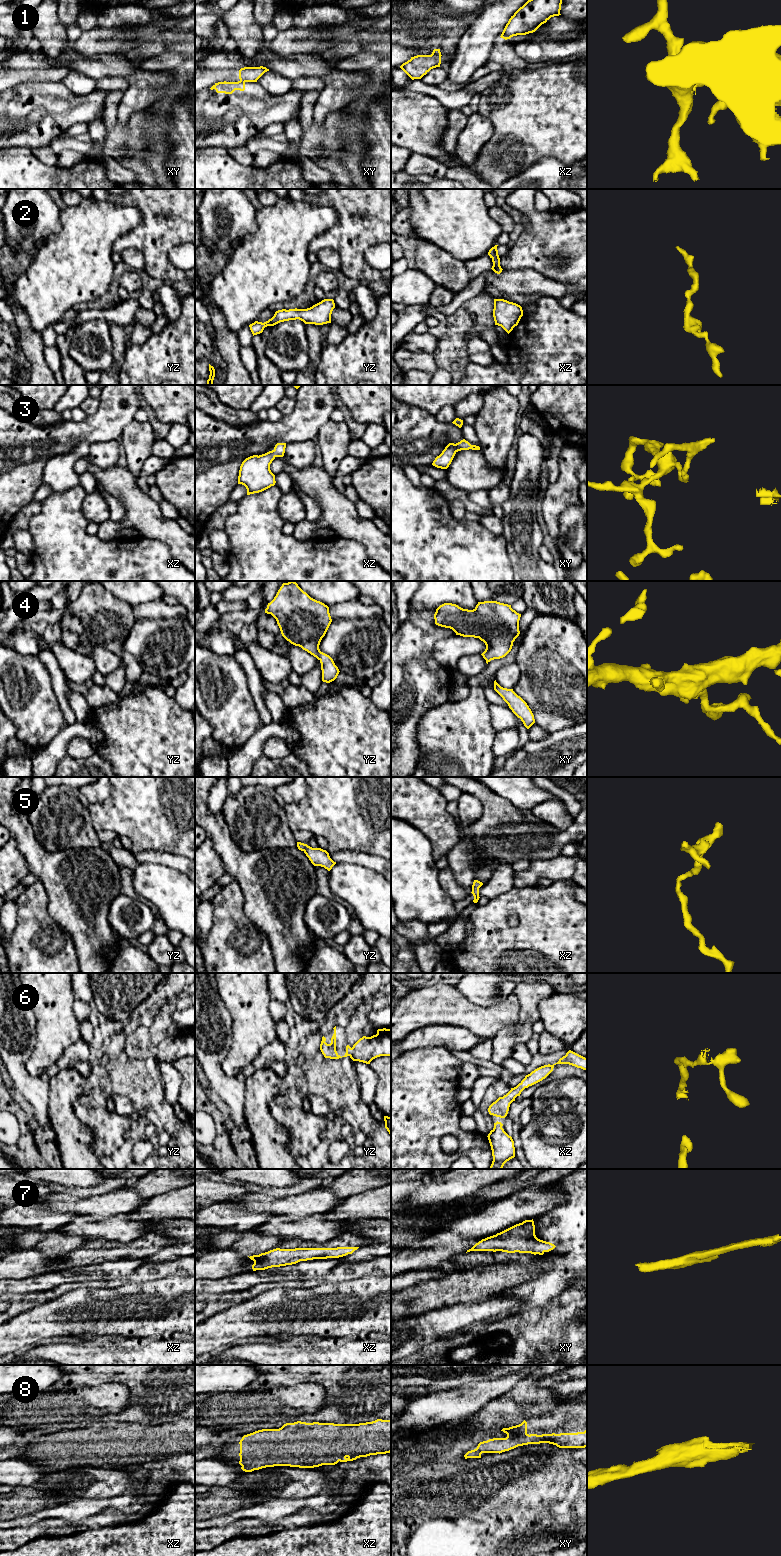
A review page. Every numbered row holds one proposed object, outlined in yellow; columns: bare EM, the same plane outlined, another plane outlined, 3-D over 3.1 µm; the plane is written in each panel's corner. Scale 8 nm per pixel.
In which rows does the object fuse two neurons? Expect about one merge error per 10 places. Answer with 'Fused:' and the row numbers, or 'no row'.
Fused: 1

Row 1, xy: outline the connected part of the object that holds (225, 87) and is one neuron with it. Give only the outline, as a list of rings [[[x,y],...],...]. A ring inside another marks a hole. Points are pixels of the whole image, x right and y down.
[[[218,82],[215,83],[211,88],[211,90],[215,89],[217,93],[225,93],[232,94],[235,90],[244,91],[245,90],[245,82]]]

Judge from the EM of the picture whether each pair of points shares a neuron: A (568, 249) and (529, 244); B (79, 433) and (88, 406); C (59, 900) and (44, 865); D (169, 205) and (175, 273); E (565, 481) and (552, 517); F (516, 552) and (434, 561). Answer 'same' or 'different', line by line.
A: same
B: different
C: same
D: same
E: same
F: different

